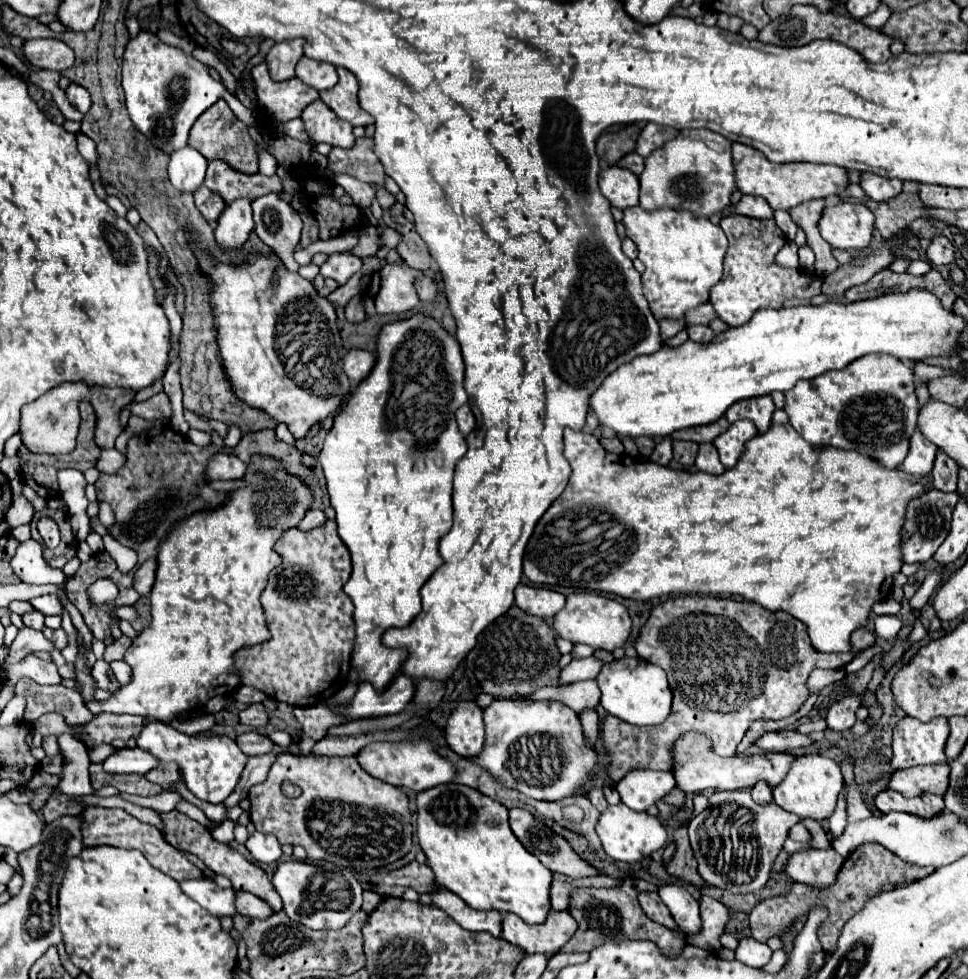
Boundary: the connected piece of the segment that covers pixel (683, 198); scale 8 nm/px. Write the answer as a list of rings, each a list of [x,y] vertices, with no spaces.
[[[681,130],[675,140],[657,148],[645,158],[645,170],[639,176],[641,182],[641,206],[645,210],[657,210],[663,206],[689,210],[695,214],[711,216],[731,204],[731,194],[737,188],[731,140],[711,130]]]

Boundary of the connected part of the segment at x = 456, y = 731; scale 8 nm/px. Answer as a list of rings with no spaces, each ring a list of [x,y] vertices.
[[[459,702],[447,720],[445,734],[447,744],[455,754],[463,758],[479,756],[485,742],[483,710],[475,702]]]

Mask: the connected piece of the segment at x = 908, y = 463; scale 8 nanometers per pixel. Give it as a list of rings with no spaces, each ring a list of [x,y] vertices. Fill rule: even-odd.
[[[917,428],[915,436],[911,436],[911,448],[901,464],[901,470],[911,474],[931,474],[935,454],[937,454],[937,446],[931,444],[927,438],[923,438]]]

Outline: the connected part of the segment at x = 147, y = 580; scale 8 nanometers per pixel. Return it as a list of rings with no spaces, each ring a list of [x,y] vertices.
[[[149,558],[147,562],[143,562],[137,570],[135,570],[135,578],[133,578],[133,584],[135,588],[139,590],[139,594],[147,596],[153,588],[153,582],[155,582],[155,570],[157,570],[157,560],[155,558]]]

